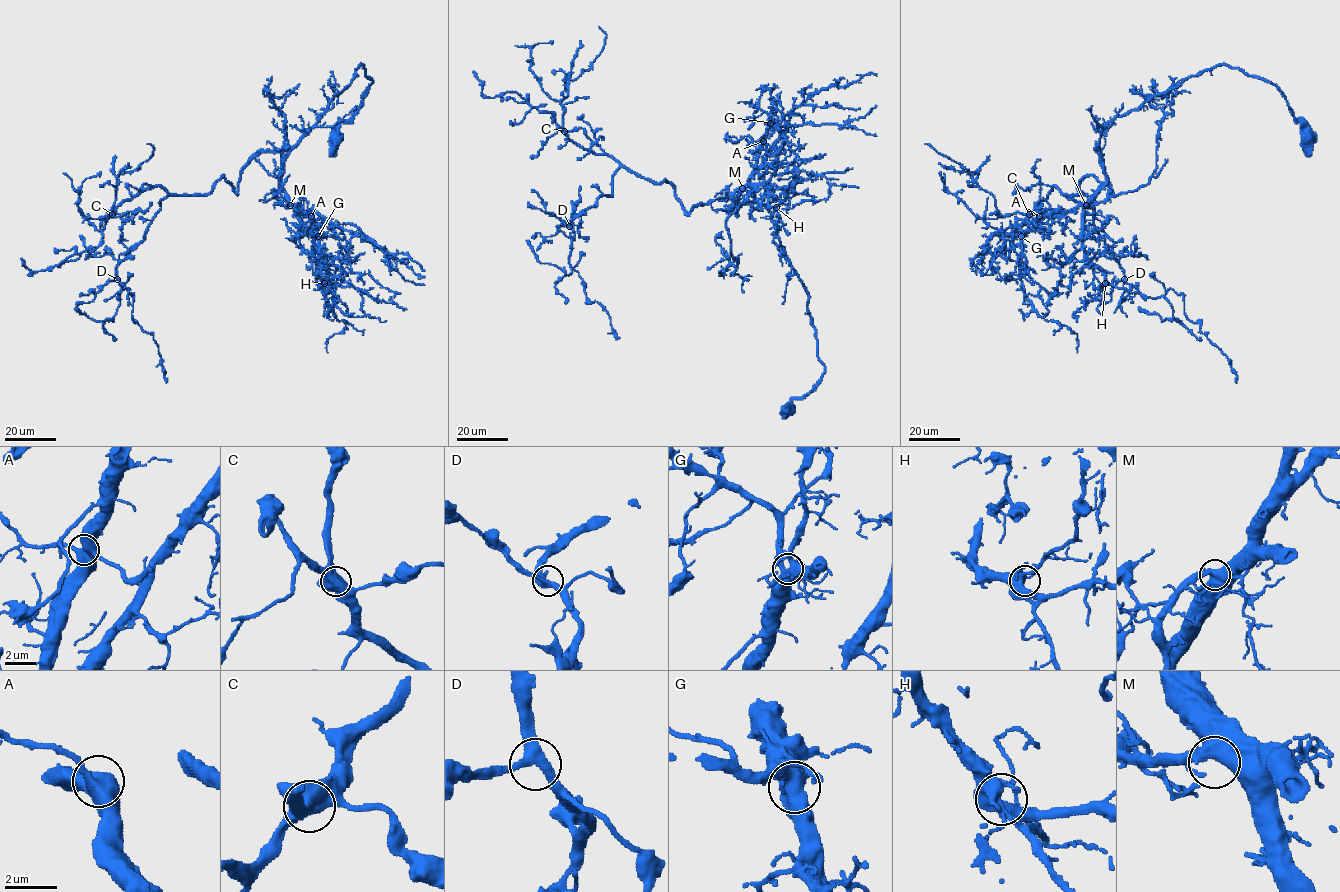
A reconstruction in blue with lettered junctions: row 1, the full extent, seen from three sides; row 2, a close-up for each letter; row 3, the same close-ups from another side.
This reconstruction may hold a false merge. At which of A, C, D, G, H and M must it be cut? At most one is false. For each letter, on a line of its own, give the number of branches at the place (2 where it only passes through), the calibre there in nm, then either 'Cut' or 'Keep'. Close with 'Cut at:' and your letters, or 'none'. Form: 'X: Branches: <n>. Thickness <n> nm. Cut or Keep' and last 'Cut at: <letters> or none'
A: Branches: 2. Thickness 500 nm. Keep
C: Branches: 3. Thickness 600 nm. Keep
D: Branches: 3. Thickness 360 nm. Keep
G: Branches: 2. Thickness 600 nm. Keep
H: Branches: 5. Thickness 480 nm. Keep
M: Branches: 2. Thickness 550 nm. Keep
Cut at: none

